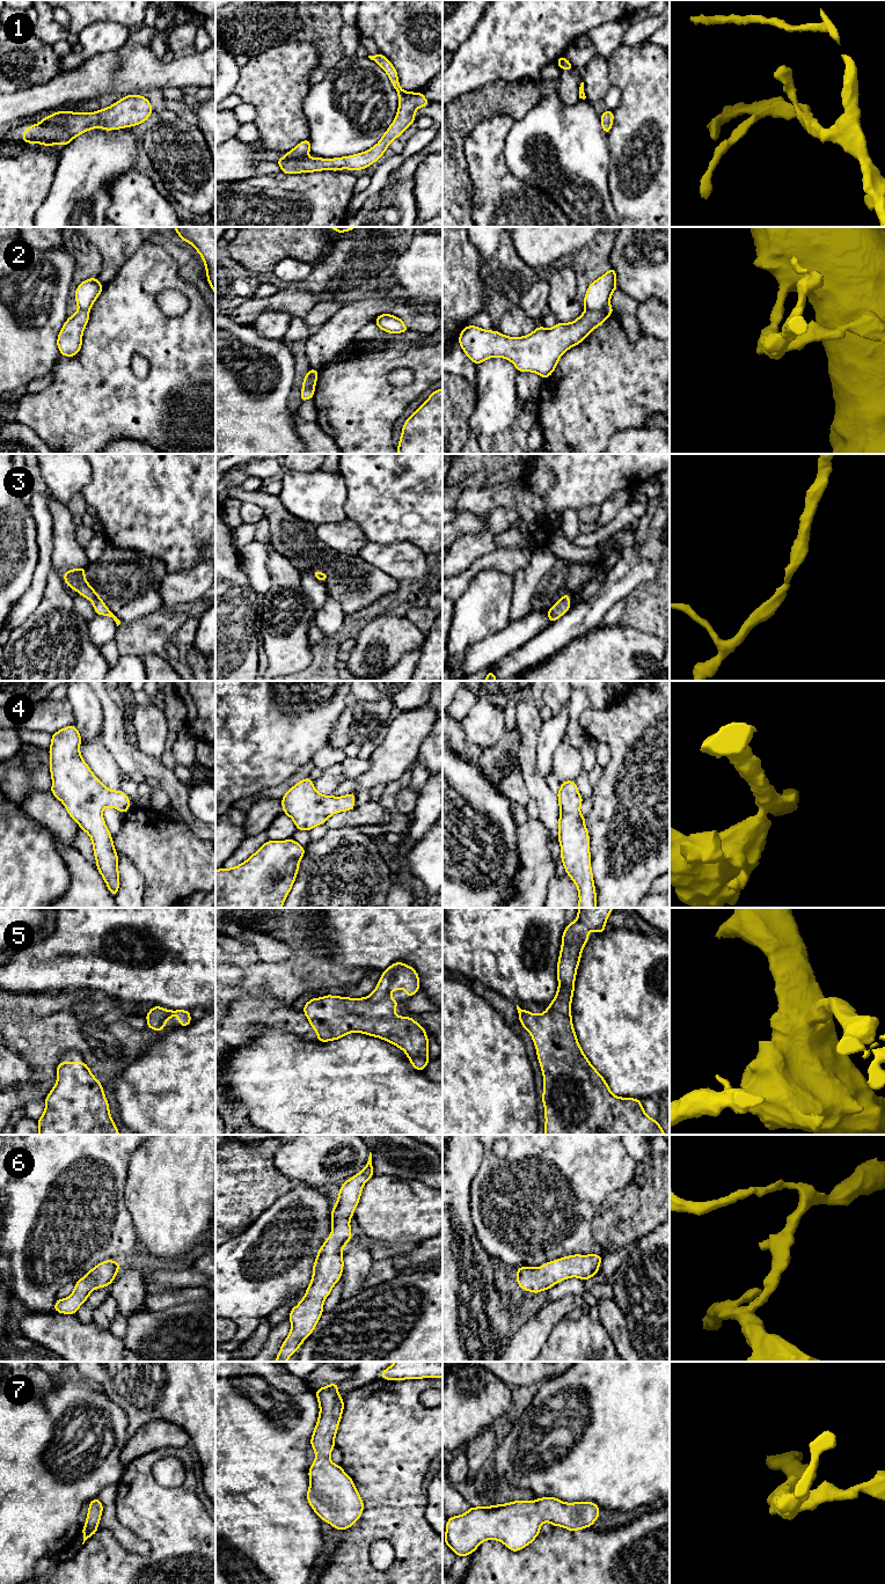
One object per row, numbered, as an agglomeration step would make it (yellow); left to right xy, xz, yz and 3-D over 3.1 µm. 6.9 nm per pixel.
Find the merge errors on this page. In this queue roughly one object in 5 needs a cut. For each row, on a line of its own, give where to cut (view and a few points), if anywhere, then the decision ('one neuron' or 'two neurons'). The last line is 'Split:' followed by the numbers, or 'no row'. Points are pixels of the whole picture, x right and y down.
1: cut none; one neuron
2: cut yz (608, 303), (599, 309), (585, 309); two neurons
3: cut none; one neuron
4: cut none; one neuron
5: cut none; one neuron
6: cut none; one neuron
7: cut none; one neuron
Split: 2

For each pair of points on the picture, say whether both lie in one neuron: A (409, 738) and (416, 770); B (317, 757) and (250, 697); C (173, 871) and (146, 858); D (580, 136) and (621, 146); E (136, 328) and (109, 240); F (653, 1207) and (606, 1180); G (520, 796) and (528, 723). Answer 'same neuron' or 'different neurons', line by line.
A: different neurons
B: different neurons
C: same neuron
D: different neurons
E: different neurons
F: different neurons
G: different neurons

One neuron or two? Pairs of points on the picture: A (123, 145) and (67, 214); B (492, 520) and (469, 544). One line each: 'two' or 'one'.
A: one
B: one

